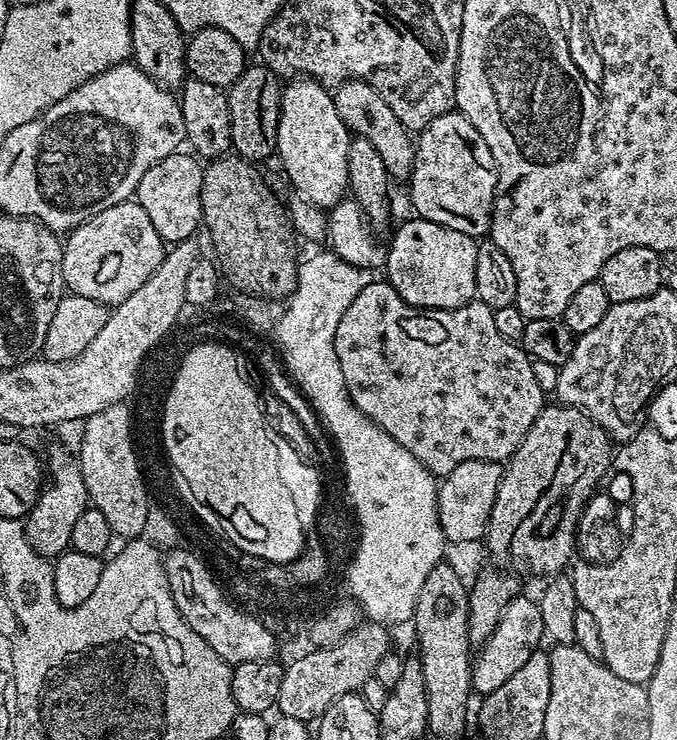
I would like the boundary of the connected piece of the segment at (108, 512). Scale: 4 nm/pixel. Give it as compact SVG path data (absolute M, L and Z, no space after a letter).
M108 406L103 411L89 416L83 423L82 444L80 452L77 451L77 459L80 461L83 482L89 498L89 503L106 517L106 522L115 537L122 540L137 539L141 537L144 525L144 492L138 473L143 469L139 456L132 456L130 442L128 442L128 416L124 408L111 408Z

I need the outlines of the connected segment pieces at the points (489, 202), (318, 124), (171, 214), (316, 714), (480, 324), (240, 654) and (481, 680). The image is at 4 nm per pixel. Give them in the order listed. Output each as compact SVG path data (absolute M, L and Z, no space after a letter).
M453 110L426 125L414 145L410 175L413 213L421 220L438 222L438 226L462 230L462 234L487 237L492 227L492 207L500 171L496 169L494 154L490 154L490 146L486 146L482 134L470 126L459 110Z
M296 78L285 83L280 98L280 121L276 152L284 163L288 180L299 195L311 204L331 210L345 199L349 191L347 152L350 141L348 127L338 118L332 92L311 78Z
M177 150L174 154L162 158L162 162L150 166L150 170L142 174L142 182L138 182L134 197L135 203L140 204L142 210L146 210L154 230L158 230L158 234L168 246L193 239L197 235L196 227L199 229L204 219L202 178L205 165L195 155L185 152Z
M364 622L345 635L339 643L311 649L312 652L289 663L284 669L281 689L276 699L279 715L309 723L321 718L338 698L344 697L346 693L357 693L375 675L378 662L390 650L389 636L384 625Z
M378 278L370 286L366 286L366 290L362 290L358 298L350 302L346 314L342 314L342 322L338 322L338 334L334 334L334 350L338 354L338 366L342 366L342 378L346 382L348 393L358 410L362 410L362 414L369 416L382 430L386 430L386 434L390 434L394 442L406 446L406 450L410 450L410 454L414 454L414 458L418 458L418 462L422 462L422 466L426 466L426 470L430 470L437 478L448 476L454 466L462 466L462 462L467 460L507 461L518 450L526 432L546 405L546 393L534 379L532 357L524 353L517 341L502 338L494 322L493 308L477 299L450 310L415 308L400 297L398 290L394 290L387 279Z
M173 553L173 556L164 558L164 569L170 586L170 594L174 598L174 606L178 606L178 614L182 614L182 618L190 626L190 630L194 630L194 634L198 634L198 638L202 638L206 642L206 646L210 646L210 650L214 650L214 654L222 657L229 666L235 666L242 662L270 660L277 655L278 644L272 641L275 634L264 631L264 628L253 623L248 617L241 616L240 612L229 608L221 599L220 592L216 590L216 587L213 587L212 580L205 575L204 568L201 568L192 556Z
M527 594L516 596L502 610L502 618L498 618L498 626L494 626L494 634L490 634L483 644L479 645L472 662L472 691L486 697L498 686L502 686L515 672L526 666L526 658L541 647L540 640L545 639L542 626L542 610L535 599Z

